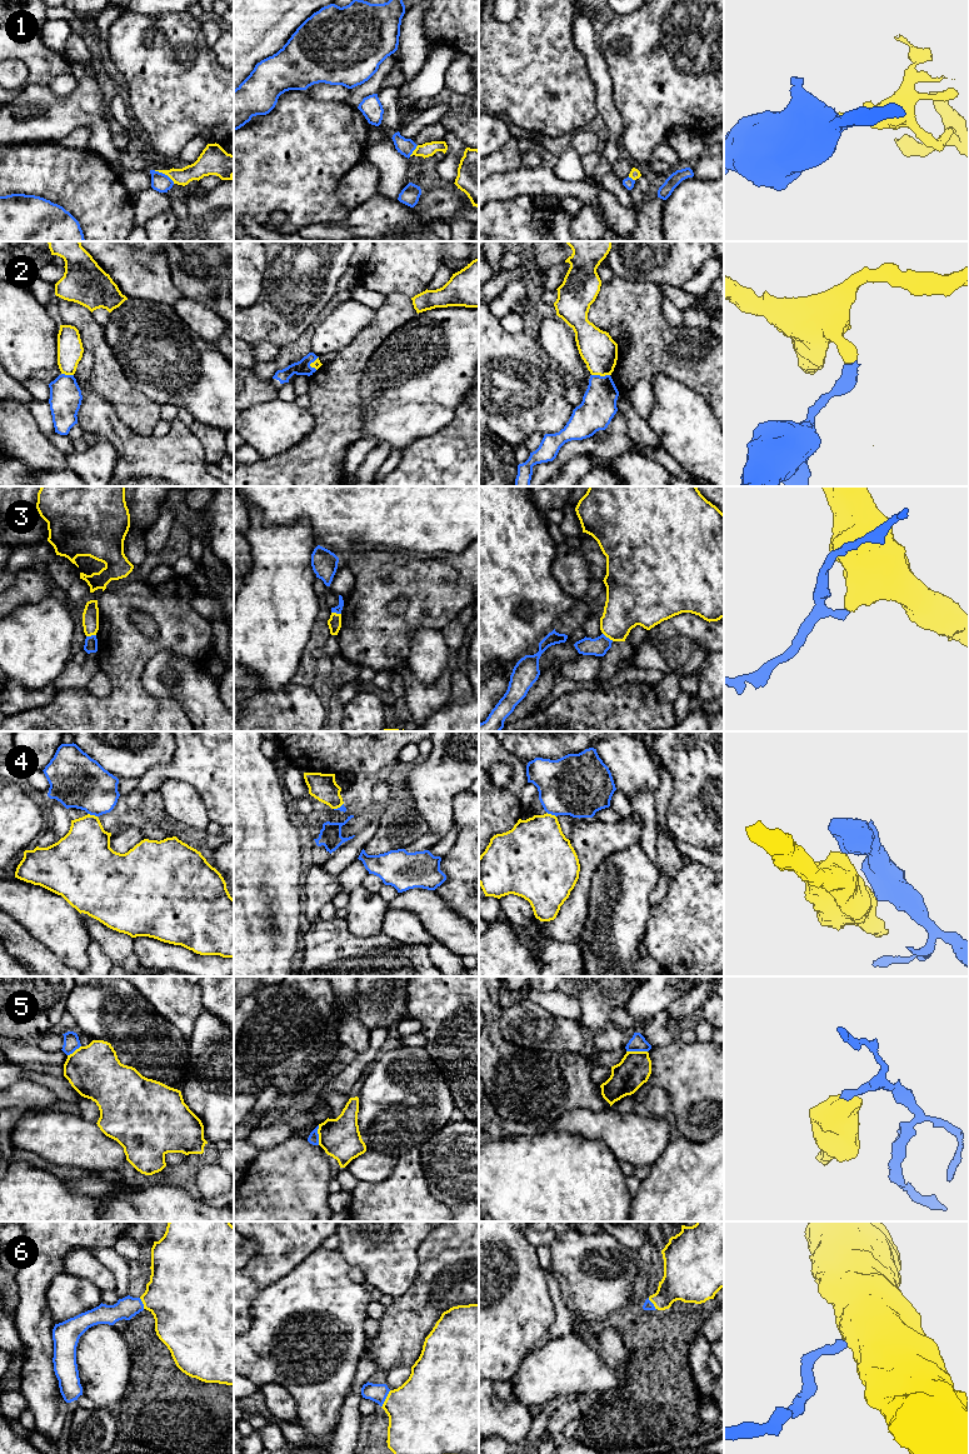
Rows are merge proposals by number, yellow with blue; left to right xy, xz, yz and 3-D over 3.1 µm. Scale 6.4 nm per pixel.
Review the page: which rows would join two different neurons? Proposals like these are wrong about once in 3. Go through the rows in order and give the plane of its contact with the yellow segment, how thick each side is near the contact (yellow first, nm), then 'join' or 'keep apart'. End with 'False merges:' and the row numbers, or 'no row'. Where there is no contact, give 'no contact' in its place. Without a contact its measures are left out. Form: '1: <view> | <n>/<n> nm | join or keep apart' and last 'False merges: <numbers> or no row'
1: xy | 120/120 nm | keep apart
2: yz | 240/220 nm | keep apart
3: yz | 300/120 nm | keep apart
4: xy | 340/340 nm | keep apart
5: yz | 200/110 nm | keep apart
6: xz | 440/120 nm | join
False merges: 1, 2, 3, 4, 5

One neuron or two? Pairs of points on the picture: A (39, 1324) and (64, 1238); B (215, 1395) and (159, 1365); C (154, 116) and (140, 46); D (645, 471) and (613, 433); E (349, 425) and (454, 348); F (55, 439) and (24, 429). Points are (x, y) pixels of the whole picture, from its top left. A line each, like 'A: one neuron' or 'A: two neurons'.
A: one neuron
B: one neuron
C: one neuron
D: two neurons
E: two neurons
F: two neurons

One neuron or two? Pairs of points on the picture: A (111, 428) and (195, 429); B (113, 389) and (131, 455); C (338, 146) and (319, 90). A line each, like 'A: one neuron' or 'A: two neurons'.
A: two neurons
B: two neurons
C: two neurons

